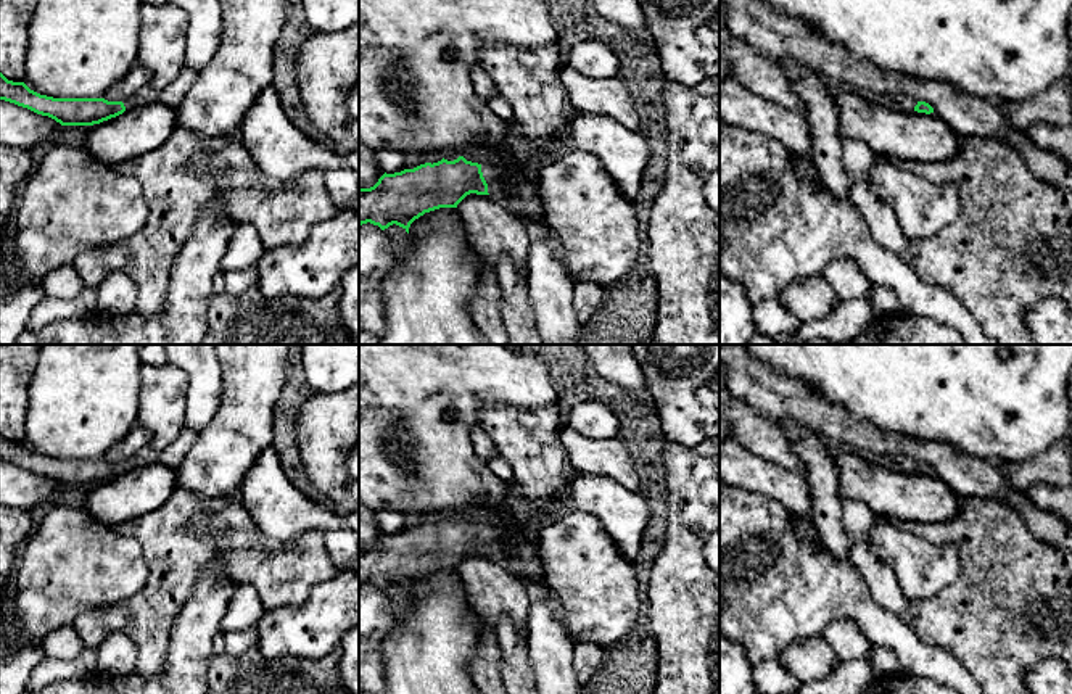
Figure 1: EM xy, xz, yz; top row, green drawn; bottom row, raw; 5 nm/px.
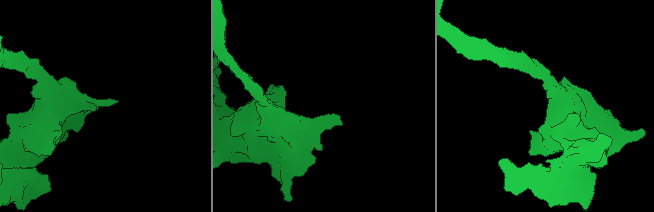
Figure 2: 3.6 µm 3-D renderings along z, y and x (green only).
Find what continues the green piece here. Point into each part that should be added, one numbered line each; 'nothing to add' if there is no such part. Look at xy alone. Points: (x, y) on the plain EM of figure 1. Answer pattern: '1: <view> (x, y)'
1: xy (171, 456)

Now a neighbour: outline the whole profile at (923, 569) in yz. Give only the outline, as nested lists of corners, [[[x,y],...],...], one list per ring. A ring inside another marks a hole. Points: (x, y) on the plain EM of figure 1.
[[[876,517],[866,544],[897,578],[908,601],[930,599],[959,576],[959,557],[954,544],[935,544],[919,538],[892,520]]]

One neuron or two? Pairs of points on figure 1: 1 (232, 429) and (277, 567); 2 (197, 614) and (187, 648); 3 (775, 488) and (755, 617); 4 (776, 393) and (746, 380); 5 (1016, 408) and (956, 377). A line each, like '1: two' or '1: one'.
1: two
2: one
3: two
4: one
5: one

